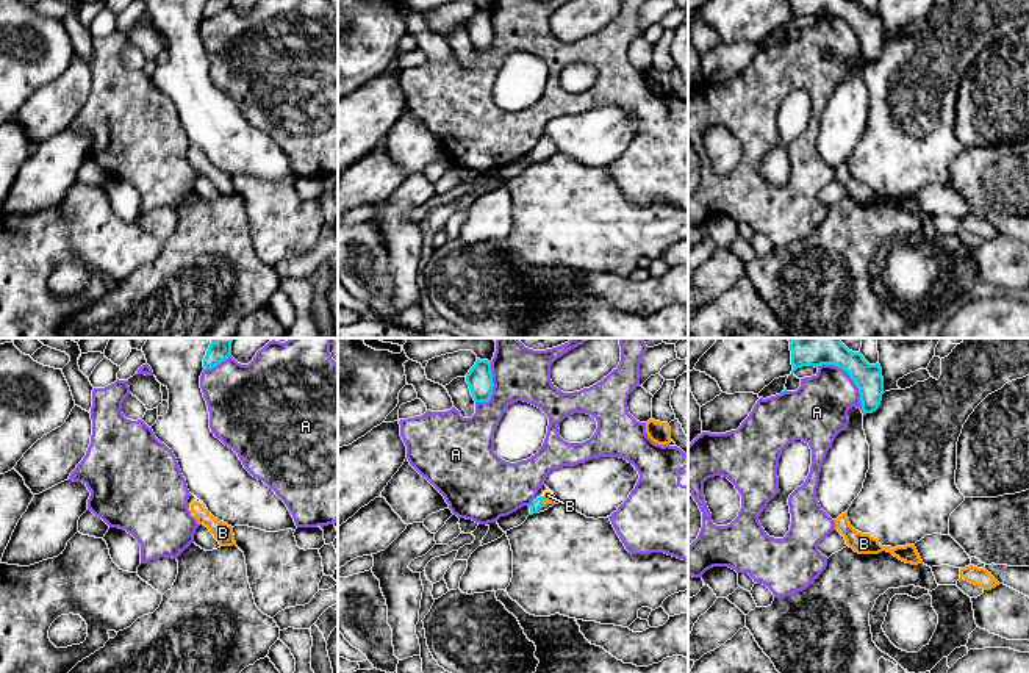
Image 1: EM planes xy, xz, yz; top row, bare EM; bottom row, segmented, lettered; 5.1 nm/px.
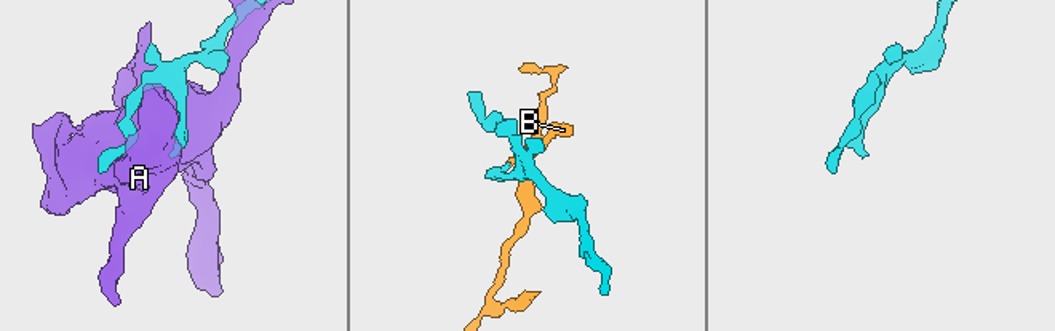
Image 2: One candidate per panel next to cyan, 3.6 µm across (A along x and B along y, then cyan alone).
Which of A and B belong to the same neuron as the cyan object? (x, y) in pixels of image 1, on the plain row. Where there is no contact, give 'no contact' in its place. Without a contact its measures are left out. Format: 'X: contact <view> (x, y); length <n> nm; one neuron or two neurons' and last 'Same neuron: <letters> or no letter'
A: contact yz (851, 27); length 360 nm; two neurons
B: contact xz (544, 147); length 60 nm; one neuron
Same neuron: B

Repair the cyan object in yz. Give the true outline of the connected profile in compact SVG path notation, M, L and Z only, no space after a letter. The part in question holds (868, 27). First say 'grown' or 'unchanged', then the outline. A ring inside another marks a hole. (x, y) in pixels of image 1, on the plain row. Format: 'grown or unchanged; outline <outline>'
unchanged; outline M791 0L791 14L794 20L802 16L834 14L844 19L860 42L863 63L873 63L879 58L884 44L884 27L879 13L869 14L860 2L852 0Z

